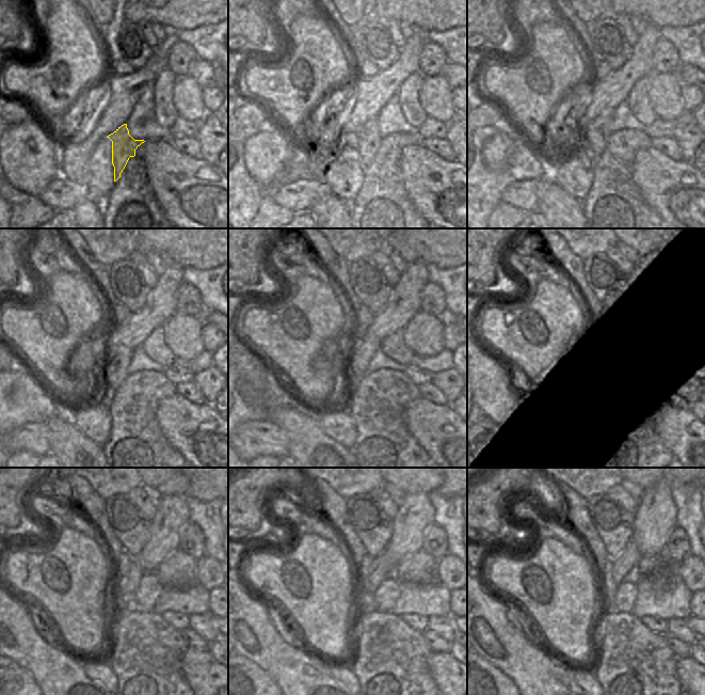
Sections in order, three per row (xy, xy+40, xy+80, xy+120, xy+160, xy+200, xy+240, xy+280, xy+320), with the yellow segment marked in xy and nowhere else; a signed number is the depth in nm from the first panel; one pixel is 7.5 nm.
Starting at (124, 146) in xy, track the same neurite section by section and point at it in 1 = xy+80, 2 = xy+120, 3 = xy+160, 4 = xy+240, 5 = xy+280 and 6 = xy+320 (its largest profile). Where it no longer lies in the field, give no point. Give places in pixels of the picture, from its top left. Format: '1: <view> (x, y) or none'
1: xy+80 (594, 137)
2: xy+120 (115, 369)
3: xy+160 (363, 348)
4: xy+240 (127, 577)
5: xy+280 (369, 577)
6: xy+320 (630, 556)

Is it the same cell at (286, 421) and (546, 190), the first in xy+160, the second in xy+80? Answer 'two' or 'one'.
one

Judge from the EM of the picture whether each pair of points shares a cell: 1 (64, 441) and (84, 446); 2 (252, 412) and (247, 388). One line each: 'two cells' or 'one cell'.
1: one cell
2: two cells

